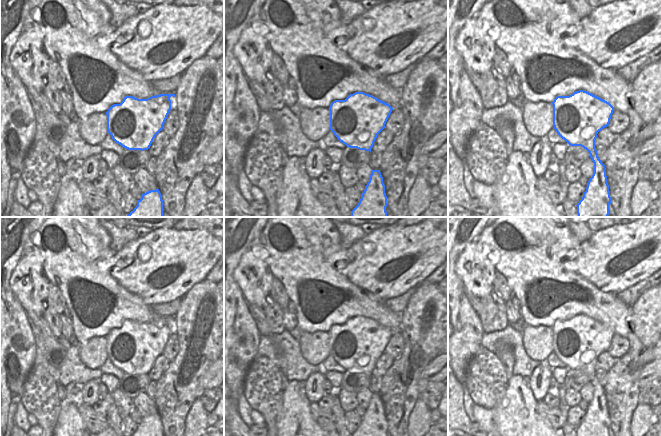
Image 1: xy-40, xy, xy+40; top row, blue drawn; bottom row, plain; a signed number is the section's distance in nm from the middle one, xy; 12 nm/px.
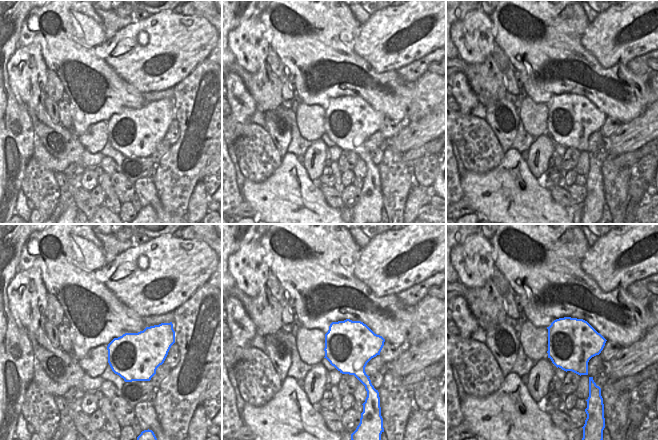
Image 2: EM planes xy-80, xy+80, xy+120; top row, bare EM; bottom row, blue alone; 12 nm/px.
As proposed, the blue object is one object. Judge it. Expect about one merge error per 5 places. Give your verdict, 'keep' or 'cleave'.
keep

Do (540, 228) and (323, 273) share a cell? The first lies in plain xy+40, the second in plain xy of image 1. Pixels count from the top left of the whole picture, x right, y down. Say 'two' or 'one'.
one

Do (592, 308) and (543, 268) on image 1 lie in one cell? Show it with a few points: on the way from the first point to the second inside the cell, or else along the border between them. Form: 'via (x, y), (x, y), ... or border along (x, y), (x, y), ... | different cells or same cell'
via (593, 291), (577, 278), (560, 278) | same cell

